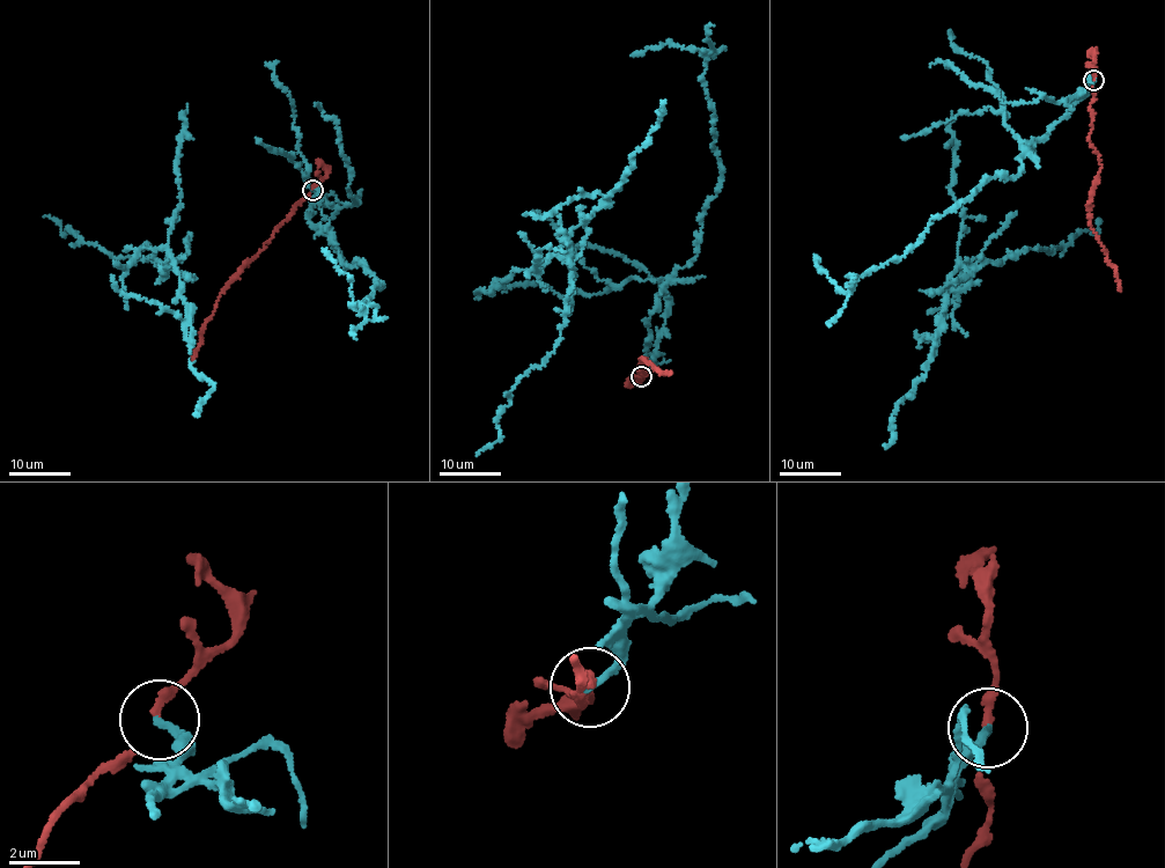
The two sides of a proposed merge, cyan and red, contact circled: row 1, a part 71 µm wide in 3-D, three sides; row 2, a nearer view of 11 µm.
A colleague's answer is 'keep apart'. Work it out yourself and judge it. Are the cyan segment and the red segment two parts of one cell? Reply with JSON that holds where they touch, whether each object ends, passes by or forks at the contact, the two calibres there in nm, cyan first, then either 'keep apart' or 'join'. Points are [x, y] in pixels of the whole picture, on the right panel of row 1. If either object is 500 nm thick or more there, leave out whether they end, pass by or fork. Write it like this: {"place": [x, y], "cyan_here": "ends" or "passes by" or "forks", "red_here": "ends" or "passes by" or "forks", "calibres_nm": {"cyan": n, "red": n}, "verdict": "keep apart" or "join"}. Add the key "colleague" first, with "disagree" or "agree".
{"colleague": "agree", "place": [1093, 80], "cyan_here": "ends", "red_here": "passes by", "calibres_nm": {"cyan": 240, "red": 160}, "verdict": "keep apart"}

